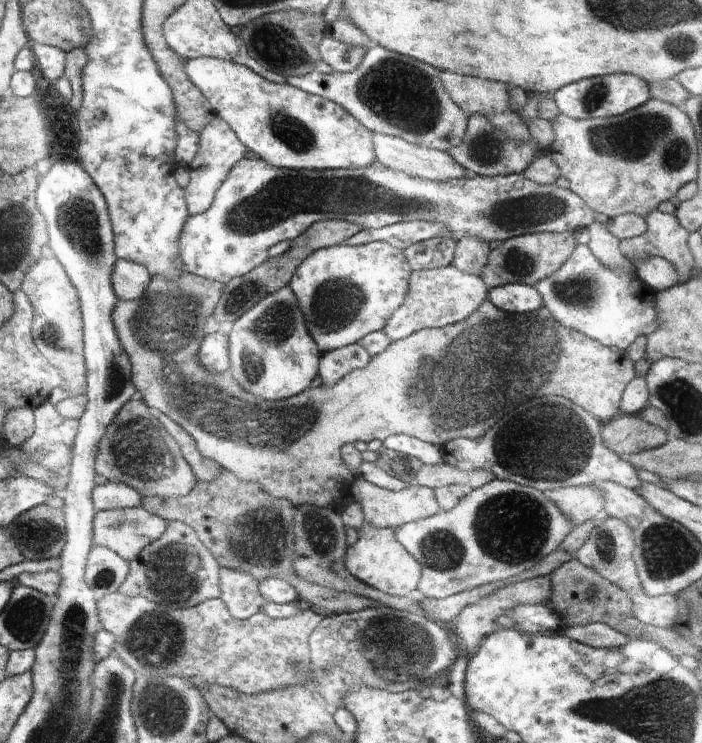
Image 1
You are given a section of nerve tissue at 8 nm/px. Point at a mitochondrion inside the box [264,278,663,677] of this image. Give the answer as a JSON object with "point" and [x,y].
{"point":[446,400]}

